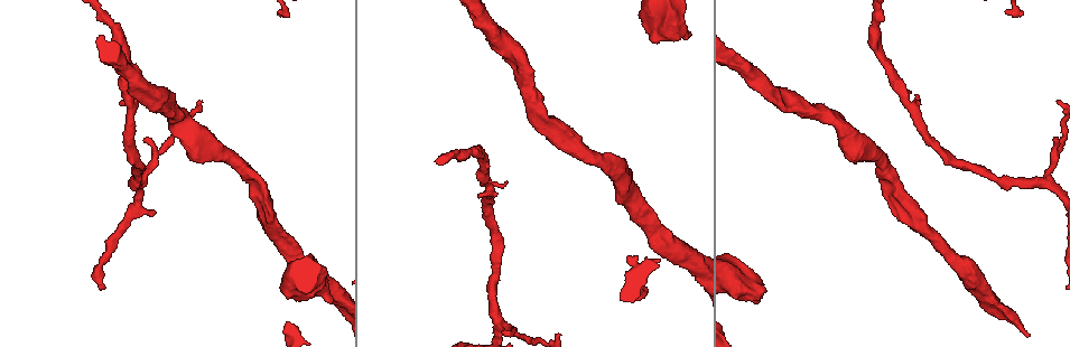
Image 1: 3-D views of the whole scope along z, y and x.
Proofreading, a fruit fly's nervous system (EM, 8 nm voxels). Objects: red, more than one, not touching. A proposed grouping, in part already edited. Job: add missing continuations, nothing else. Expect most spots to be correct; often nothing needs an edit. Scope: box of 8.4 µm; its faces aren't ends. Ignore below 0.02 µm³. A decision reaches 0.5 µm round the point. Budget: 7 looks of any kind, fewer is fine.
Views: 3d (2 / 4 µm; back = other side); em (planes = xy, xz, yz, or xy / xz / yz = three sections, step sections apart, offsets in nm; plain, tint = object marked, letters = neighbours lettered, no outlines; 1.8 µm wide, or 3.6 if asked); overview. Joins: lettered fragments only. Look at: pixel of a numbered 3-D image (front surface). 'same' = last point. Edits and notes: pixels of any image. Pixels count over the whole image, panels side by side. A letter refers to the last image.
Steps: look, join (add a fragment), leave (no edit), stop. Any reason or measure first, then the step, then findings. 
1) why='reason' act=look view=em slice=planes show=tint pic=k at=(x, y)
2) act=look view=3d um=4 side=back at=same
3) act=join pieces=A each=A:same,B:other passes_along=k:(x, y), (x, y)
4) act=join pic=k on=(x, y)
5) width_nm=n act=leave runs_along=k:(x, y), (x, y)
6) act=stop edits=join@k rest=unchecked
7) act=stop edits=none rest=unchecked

why='free end' act=look view=3d um=4 pic=1 at=(508, 181)

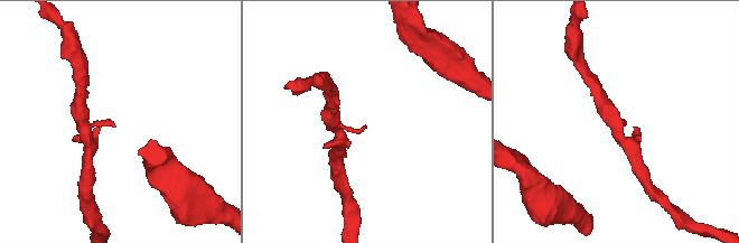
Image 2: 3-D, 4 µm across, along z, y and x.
arm_widths_nm=200,220 act=look view=em slice=planes show=tint pic=2 at=(365, 127)

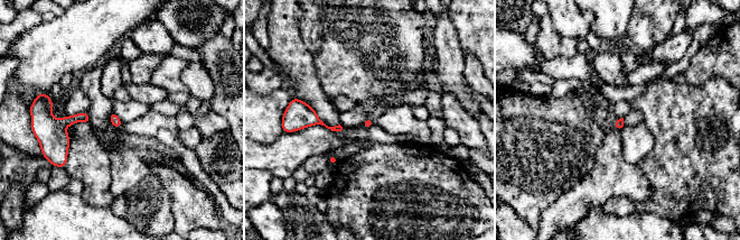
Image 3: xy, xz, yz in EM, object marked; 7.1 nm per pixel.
why='what lies round it' act=look view=em slice=planes show=letters at=same

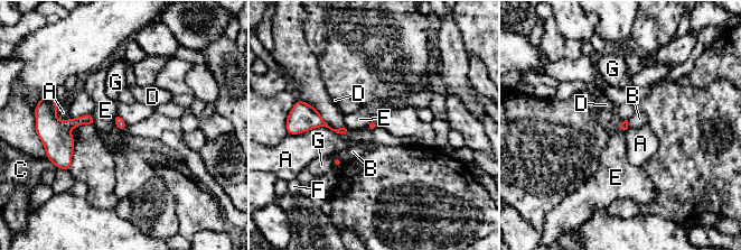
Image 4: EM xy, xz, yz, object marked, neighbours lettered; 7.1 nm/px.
act=leave each=A:other,B:other,C:other,D:other,E:other,F:other,G:other border=4:(377, 126), (373, 130) found='none of them fits'

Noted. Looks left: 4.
why='free end' act=look view=em slice=xy step=16 show=tint pic=1 at=(504, 332)

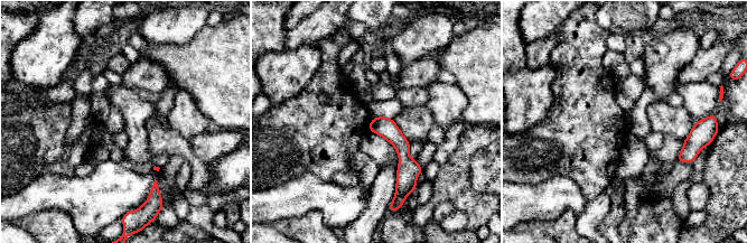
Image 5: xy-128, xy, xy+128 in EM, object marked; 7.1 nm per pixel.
why='cut it another way' act=look view=em slice=planes show=letters at=same

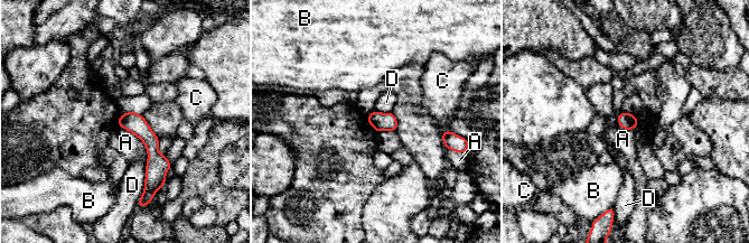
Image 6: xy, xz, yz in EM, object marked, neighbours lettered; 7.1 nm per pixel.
width_nm=120 longest_contact=A:360nm act=leave each=A:other,B:other,C:other,D:other found='none of them fits'

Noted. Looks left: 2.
act=stop edits=none rest=unchecked

